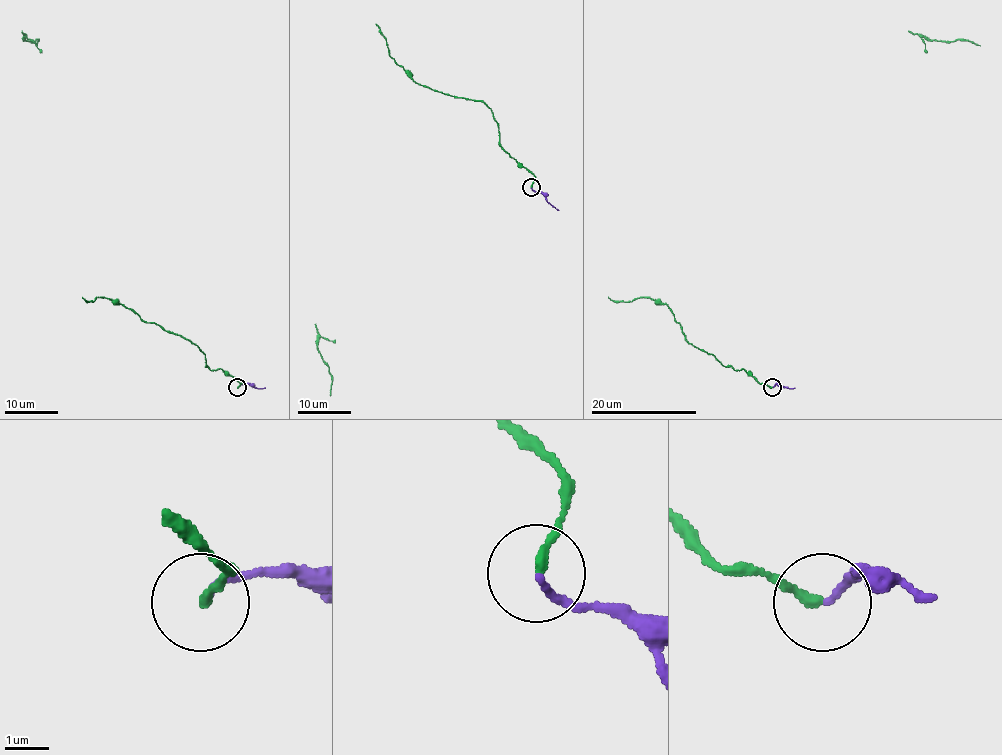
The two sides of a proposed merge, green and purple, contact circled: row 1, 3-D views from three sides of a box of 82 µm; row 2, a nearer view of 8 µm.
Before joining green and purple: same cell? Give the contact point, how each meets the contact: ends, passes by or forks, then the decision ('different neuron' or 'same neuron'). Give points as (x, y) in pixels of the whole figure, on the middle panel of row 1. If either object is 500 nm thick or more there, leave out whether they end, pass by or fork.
(531, 187) | green ends | purple ends | same neuron

